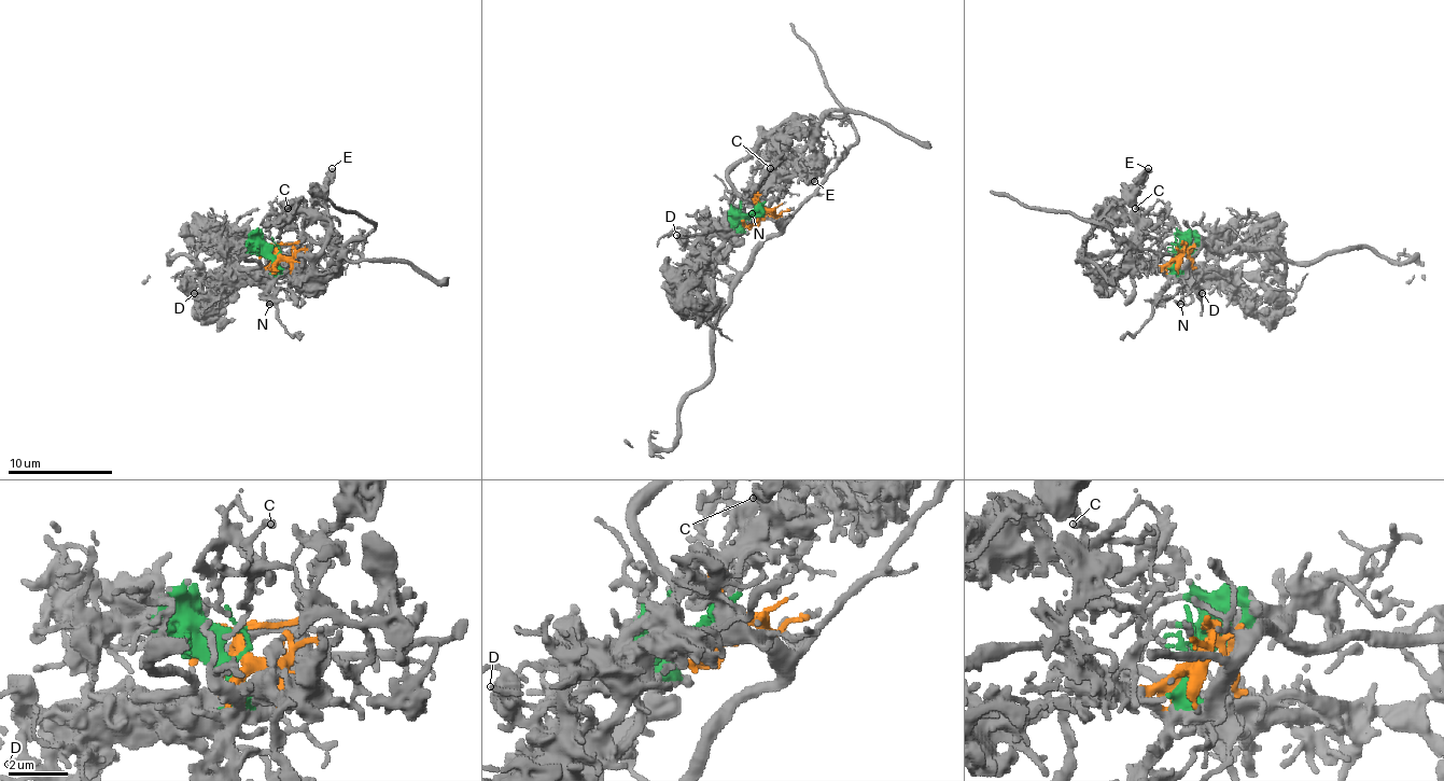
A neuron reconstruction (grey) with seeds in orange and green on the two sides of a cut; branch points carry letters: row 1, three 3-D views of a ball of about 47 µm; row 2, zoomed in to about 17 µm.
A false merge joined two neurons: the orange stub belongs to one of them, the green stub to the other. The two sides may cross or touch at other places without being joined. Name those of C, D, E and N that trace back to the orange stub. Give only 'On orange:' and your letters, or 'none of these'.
On orange: C, E

